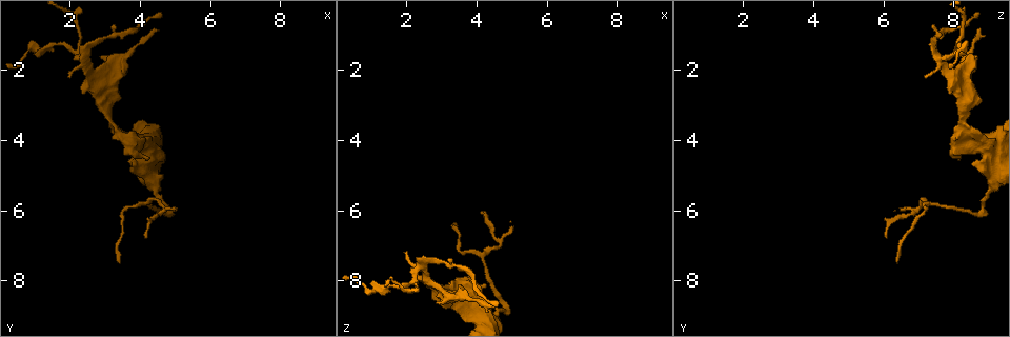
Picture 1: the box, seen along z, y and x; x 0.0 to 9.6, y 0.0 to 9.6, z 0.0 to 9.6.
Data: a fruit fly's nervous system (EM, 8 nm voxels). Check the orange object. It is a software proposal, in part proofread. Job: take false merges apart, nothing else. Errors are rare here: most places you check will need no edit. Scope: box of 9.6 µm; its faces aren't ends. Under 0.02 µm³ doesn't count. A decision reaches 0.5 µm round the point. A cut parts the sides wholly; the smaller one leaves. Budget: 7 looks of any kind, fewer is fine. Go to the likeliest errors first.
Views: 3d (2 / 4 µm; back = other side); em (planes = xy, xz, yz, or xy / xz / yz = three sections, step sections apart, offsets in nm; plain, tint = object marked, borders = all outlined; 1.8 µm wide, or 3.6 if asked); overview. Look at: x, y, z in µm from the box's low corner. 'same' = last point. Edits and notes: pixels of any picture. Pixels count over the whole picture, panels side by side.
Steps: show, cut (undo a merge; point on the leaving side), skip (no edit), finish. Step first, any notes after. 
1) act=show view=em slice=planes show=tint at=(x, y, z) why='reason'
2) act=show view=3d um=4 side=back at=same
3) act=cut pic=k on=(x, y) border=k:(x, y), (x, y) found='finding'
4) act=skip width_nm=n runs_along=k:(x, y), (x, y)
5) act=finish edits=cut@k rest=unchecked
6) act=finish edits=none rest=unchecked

act=show view=em slice=xy step=16 show=tint at=(2.45, 1.75, 7.55) why='abrupt turn'

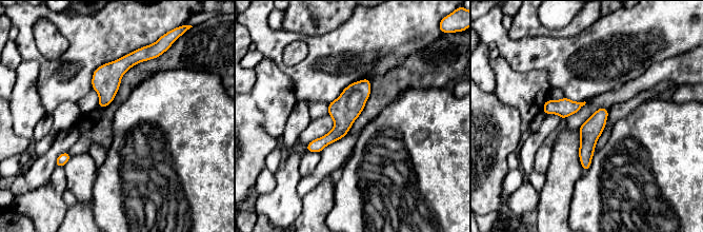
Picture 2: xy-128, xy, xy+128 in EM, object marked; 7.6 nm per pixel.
act=show view=em slice=planes show=tint at=same

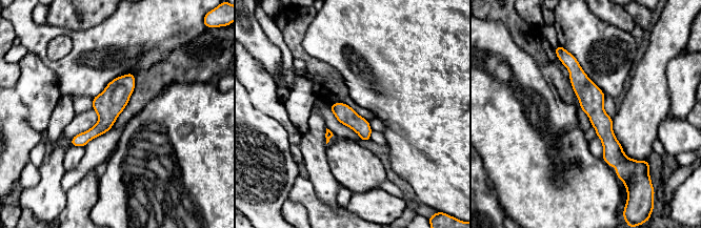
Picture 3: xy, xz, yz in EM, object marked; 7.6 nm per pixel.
act=skip width_nm=150 runs_along=3:(562, 56), (592, 98), (621, 166) found='continuous, no second cell'

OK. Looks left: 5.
act=show view=em um=3.6 slice=planes show=tint at=(3.80, 4.15, 8.55) why='abrupt turn'

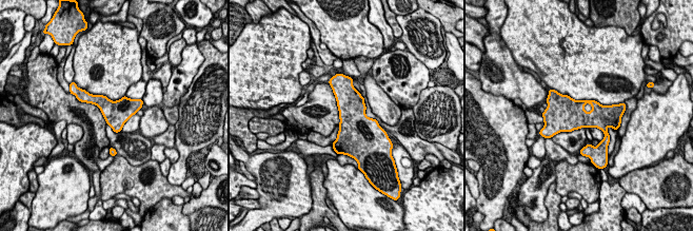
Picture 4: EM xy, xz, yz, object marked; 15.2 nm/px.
act=skip found='all the same cell'

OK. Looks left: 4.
act=show view=em slice=xz step=4 show=tint at=(4.75, 5.95, 8.85) why='sudden change in width'

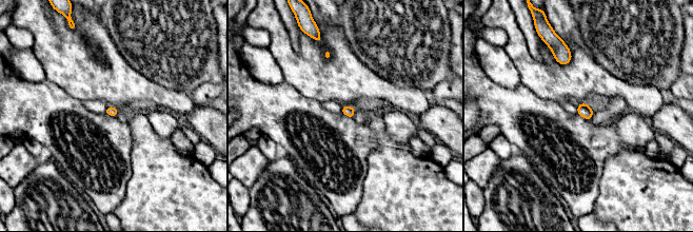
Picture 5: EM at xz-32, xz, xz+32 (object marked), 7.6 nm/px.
act=show view=em slice=planes show=tint at=same why='another direction'

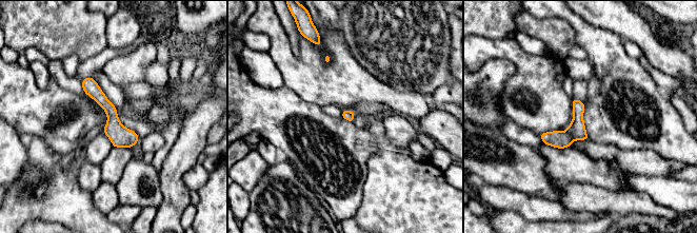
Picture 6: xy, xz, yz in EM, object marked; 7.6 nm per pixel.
act=skip width_nm=80 found='all the same cell'

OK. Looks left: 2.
act=finish edits=none rest=unchecked

